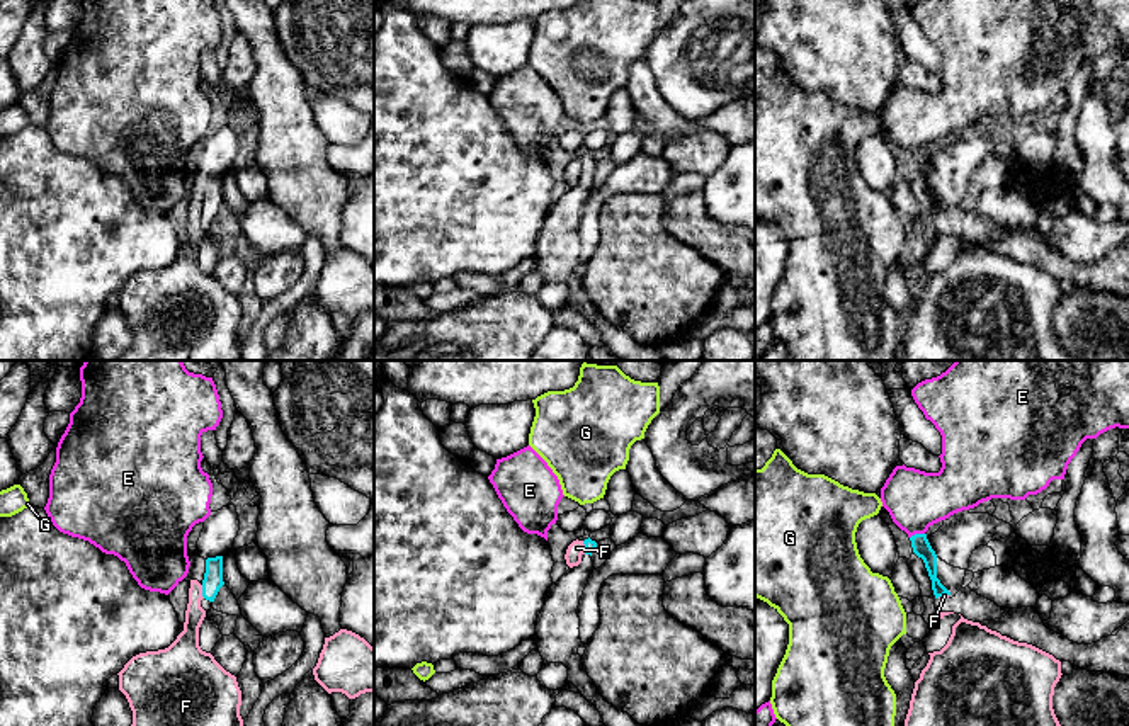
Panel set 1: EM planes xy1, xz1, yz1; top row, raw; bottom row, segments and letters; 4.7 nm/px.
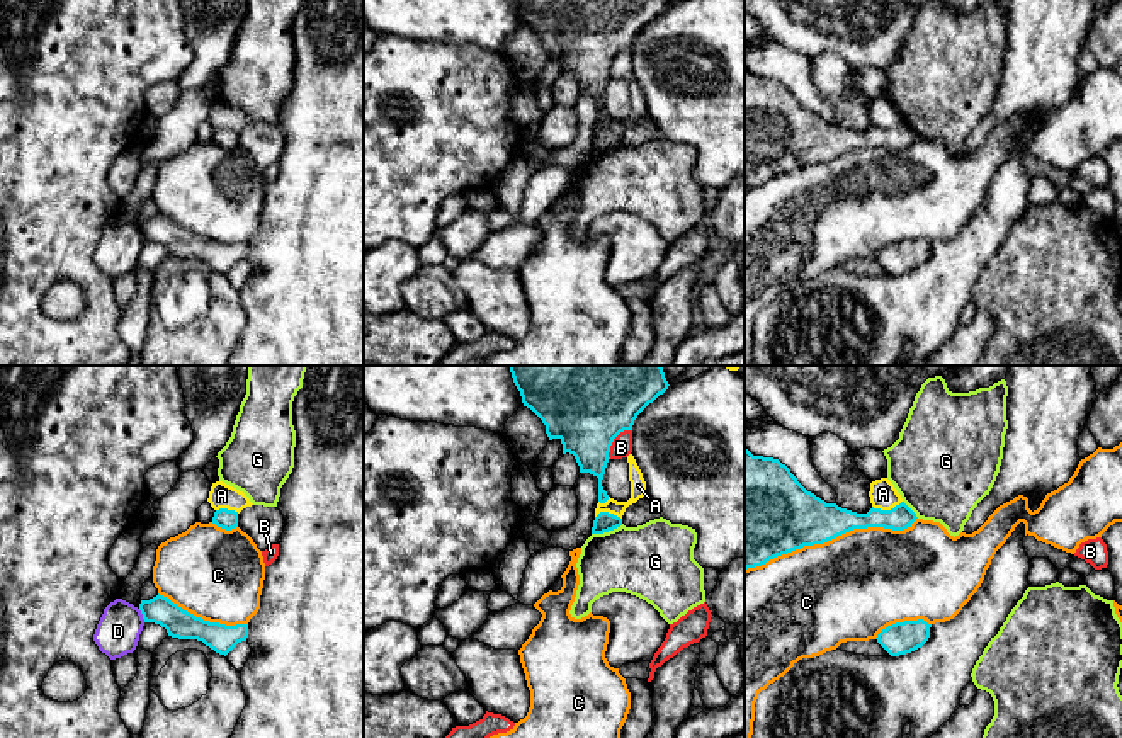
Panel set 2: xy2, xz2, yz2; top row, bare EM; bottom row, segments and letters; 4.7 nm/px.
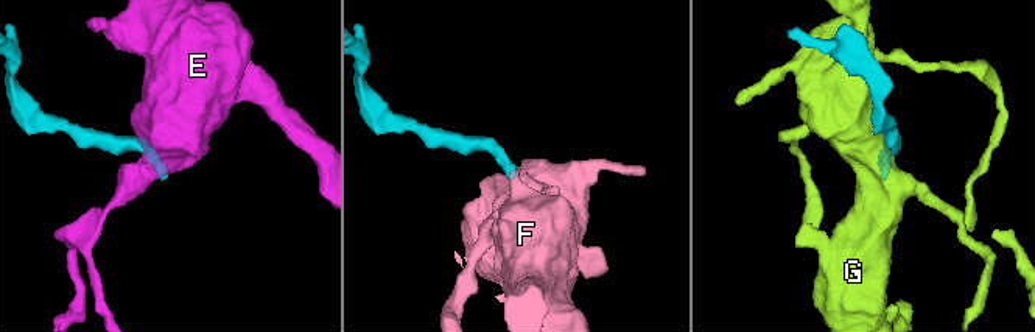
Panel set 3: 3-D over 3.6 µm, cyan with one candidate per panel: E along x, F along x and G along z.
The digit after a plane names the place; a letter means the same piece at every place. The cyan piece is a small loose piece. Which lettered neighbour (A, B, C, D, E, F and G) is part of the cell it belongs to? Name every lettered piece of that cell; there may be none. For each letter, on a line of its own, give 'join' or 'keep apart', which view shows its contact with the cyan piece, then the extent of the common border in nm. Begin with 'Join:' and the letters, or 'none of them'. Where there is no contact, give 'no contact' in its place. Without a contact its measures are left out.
Join: none of them
A: keep apart; contact in yz2; length 150 nm
B: keep apart; contact in xz2; length 180 nm
C: keep apart; contact in yz2; length 850 nm
D: keep apart; contact in xy2; length 70 nm
E: keep apart; contact in yz1; length 80 nm
F: keep apart; contact in xy1; length 70 nm
G: keep apart; contact in xz2; length 160 nm

